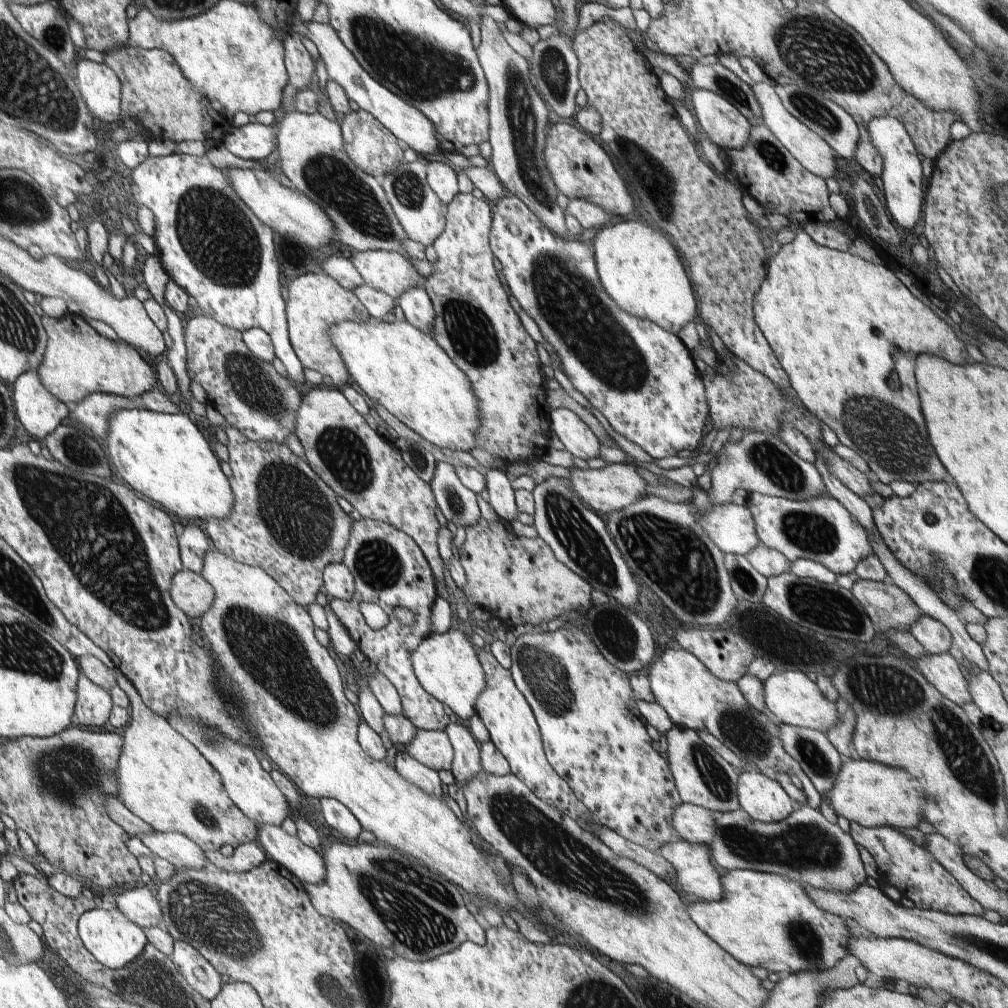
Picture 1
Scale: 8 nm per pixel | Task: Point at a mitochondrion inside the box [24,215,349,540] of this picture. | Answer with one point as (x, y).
(253, 385)

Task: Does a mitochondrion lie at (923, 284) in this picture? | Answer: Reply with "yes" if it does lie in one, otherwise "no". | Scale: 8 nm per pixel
no

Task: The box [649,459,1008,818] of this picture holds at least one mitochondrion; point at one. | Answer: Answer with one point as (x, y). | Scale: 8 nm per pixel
(885, 689)

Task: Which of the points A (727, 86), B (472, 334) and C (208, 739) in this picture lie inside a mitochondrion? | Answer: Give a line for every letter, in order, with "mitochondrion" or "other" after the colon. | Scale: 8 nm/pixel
A: mitochondrion
B: mitochondrion
C: mitochondrion

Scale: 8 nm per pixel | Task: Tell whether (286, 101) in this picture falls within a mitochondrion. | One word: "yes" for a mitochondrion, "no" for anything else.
no

